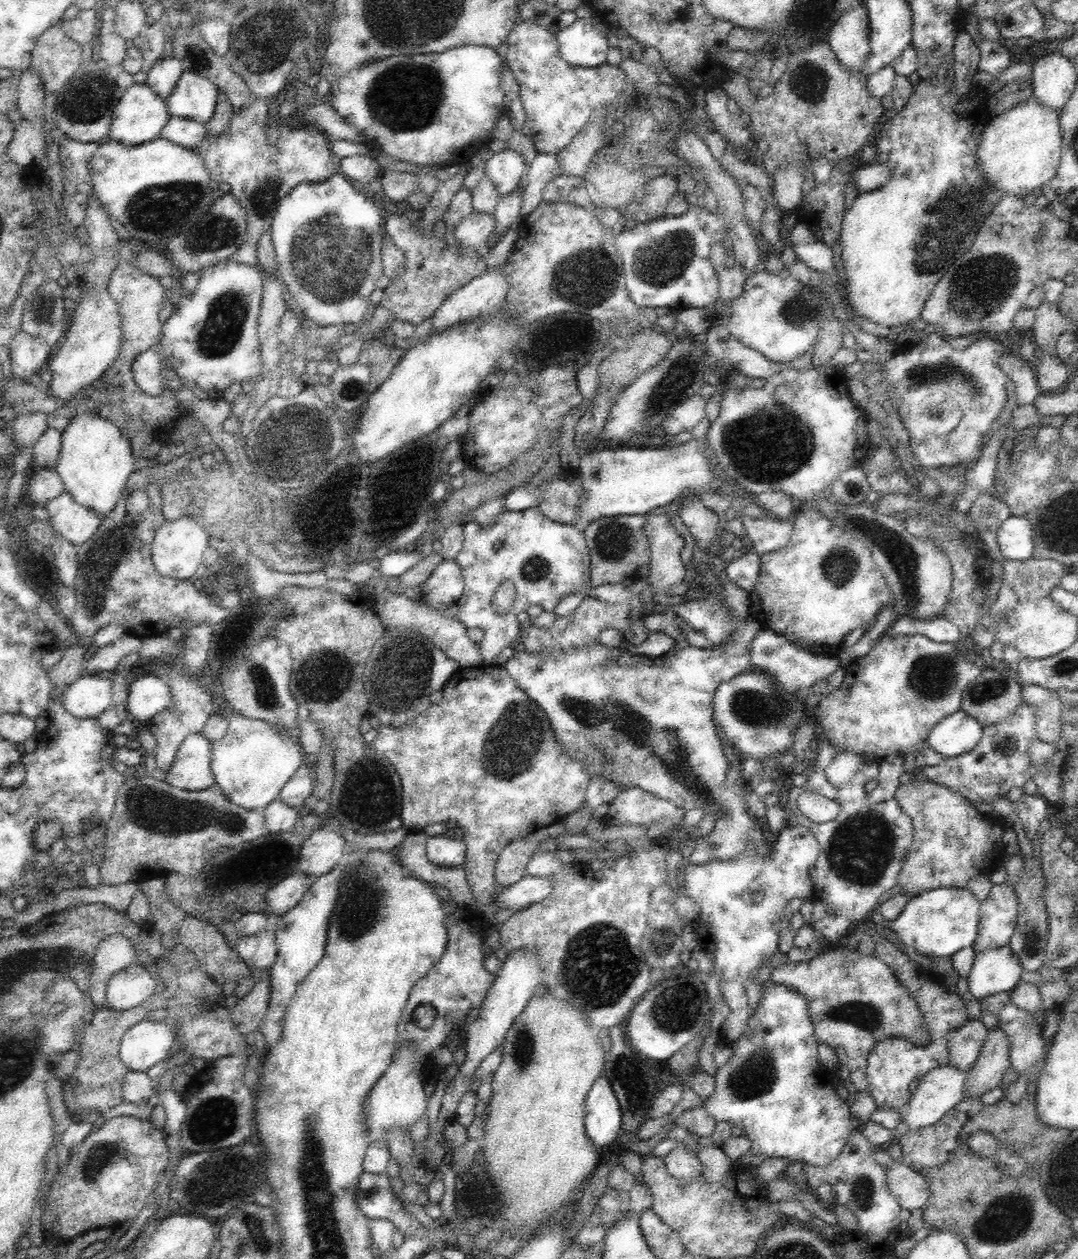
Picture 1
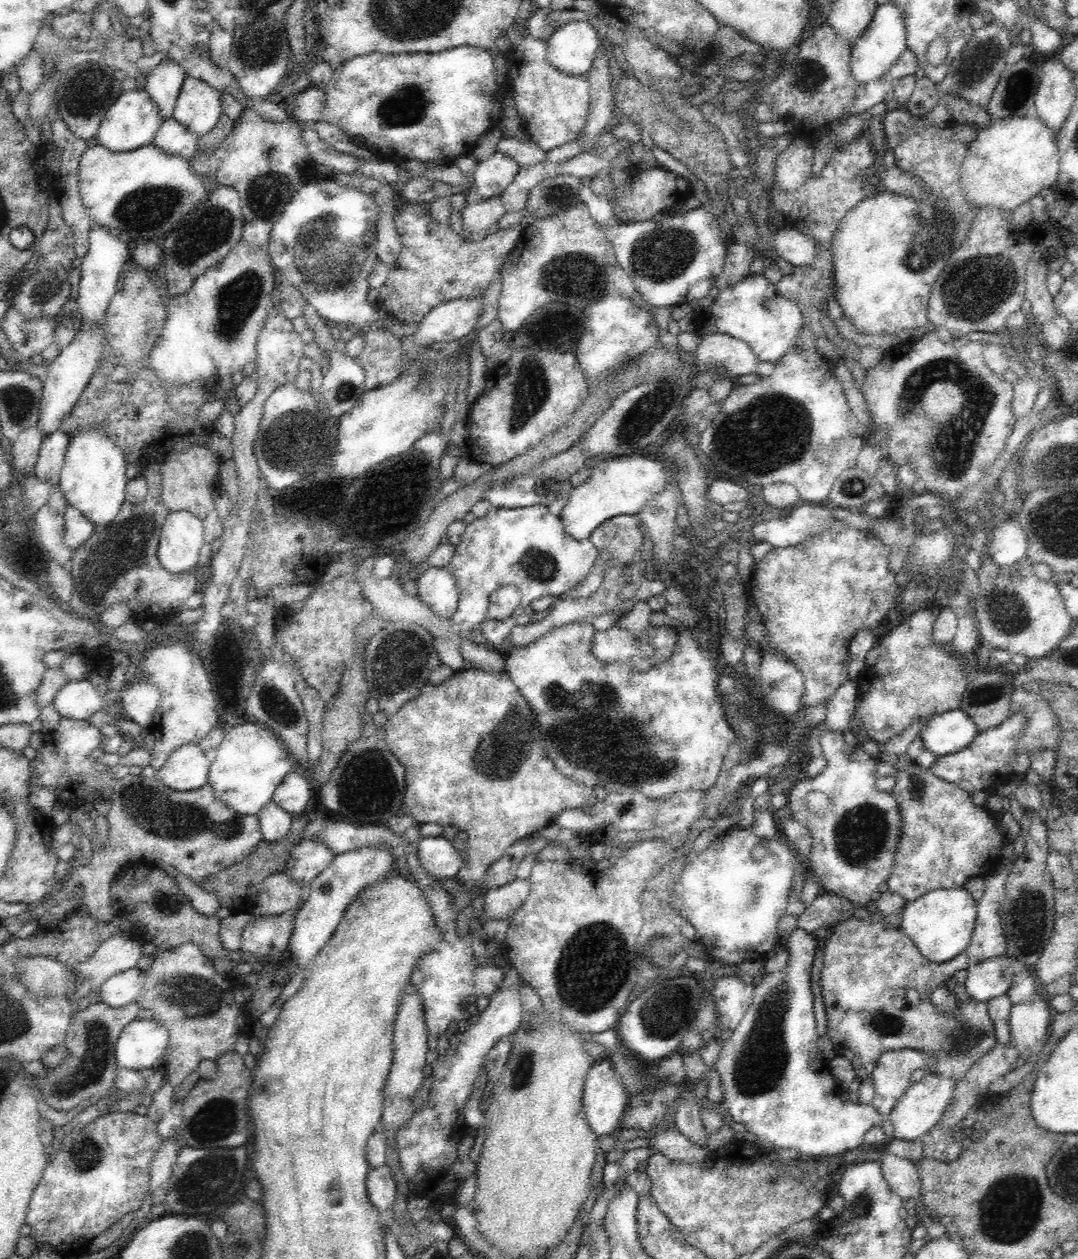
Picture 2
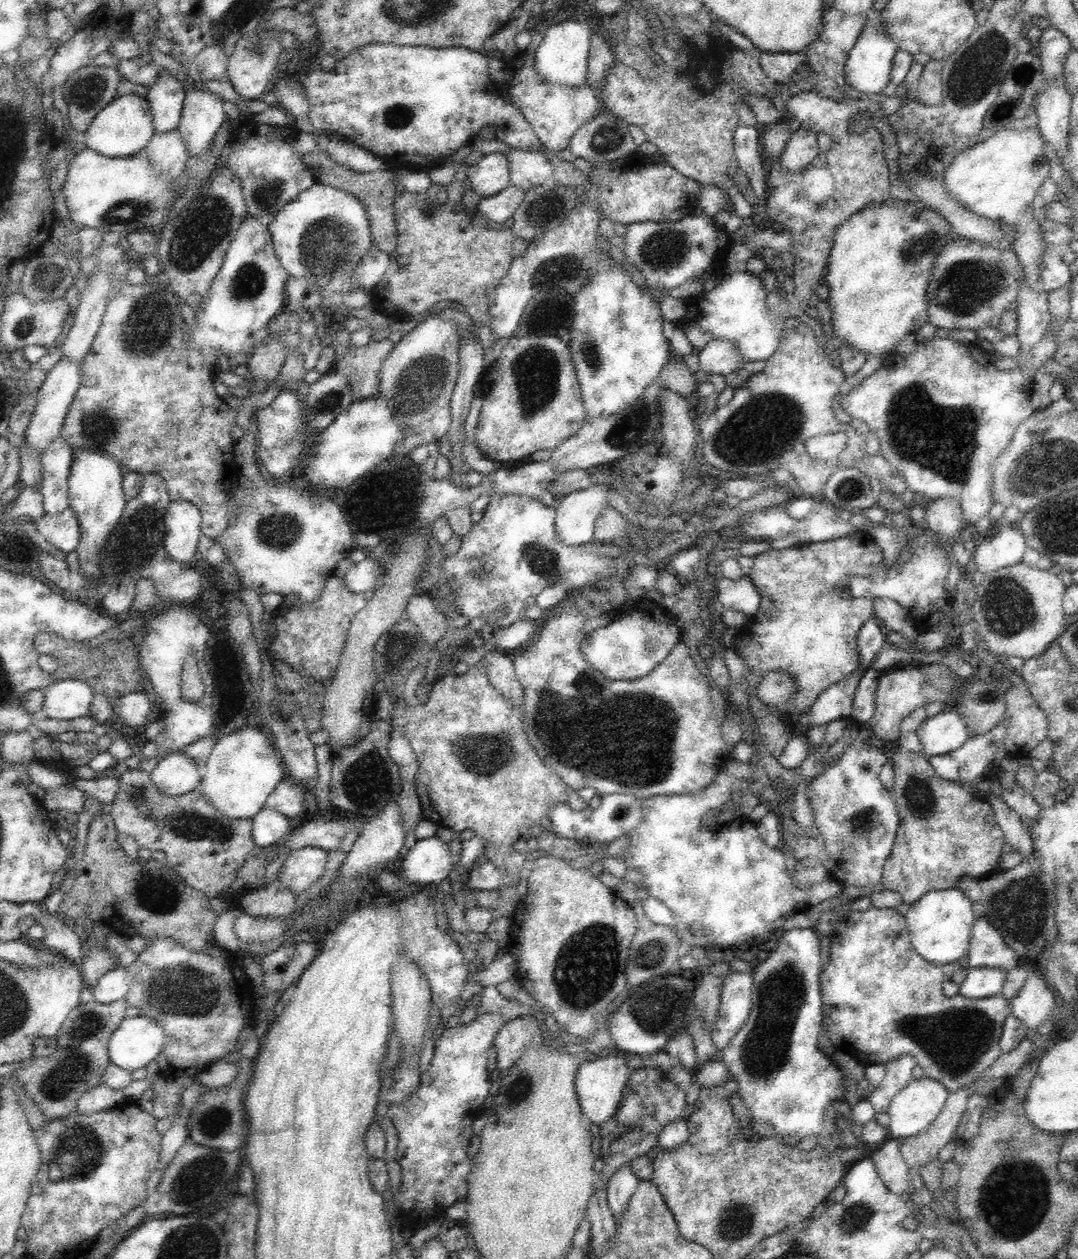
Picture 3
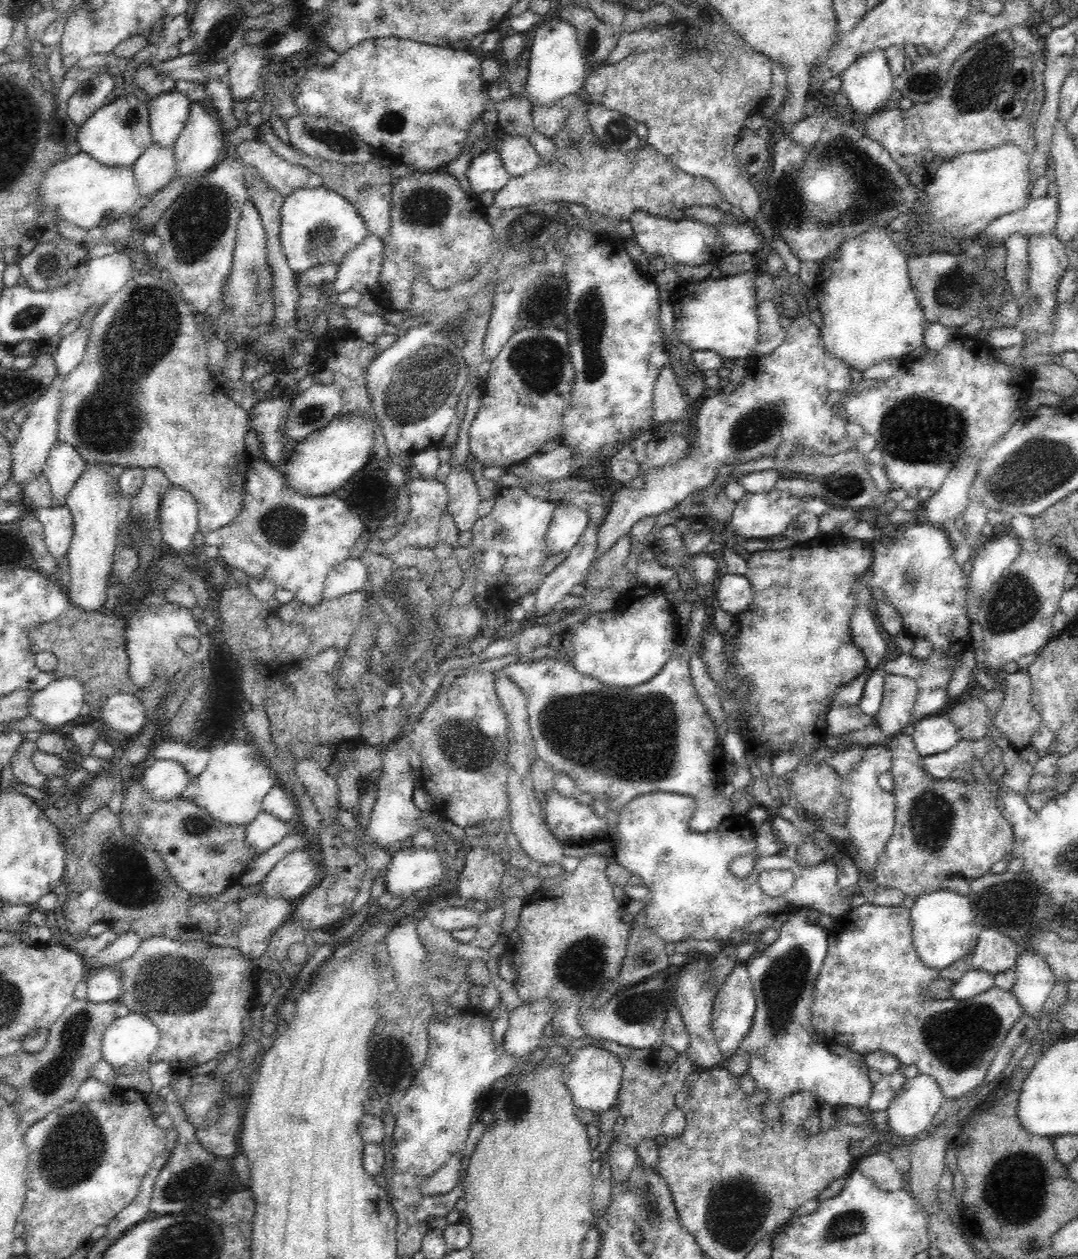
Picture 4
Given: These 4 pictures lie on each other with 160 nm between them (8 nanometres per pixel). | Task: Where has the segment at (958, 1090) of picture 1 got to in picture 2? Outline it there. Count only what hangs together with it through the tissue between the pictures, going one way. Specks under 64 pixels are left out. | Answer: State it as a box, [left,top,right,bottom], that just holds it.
[887,1072,957,1140]

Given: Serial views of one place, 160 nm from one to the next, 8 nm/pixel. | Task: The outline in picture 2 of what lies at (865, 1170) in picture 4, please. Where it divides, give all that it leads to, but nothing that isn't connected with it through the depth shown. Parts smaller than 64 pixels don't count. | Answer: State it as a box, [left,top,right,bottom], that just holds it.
[878,1151,922,1202]

